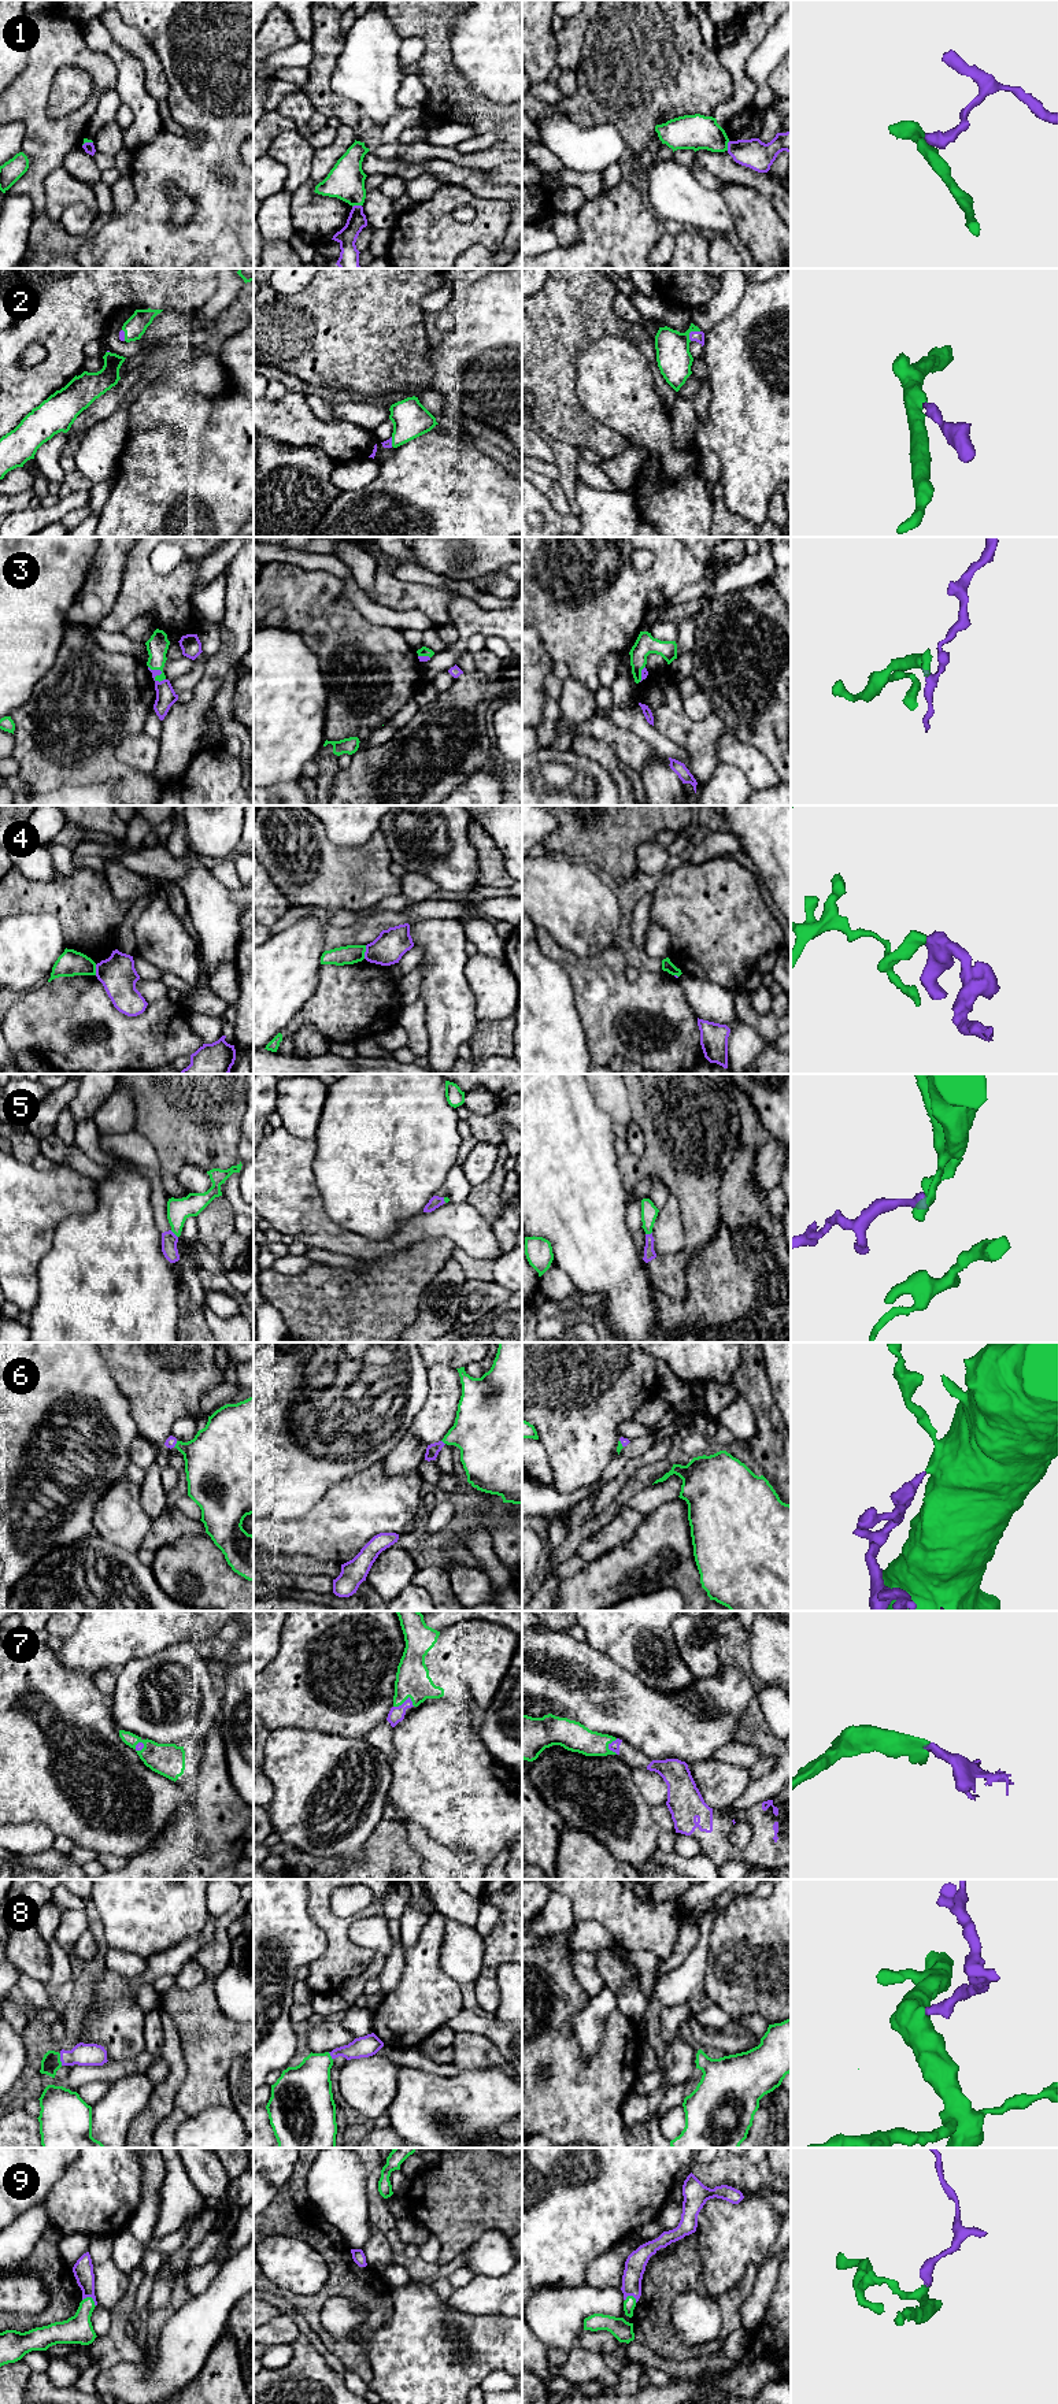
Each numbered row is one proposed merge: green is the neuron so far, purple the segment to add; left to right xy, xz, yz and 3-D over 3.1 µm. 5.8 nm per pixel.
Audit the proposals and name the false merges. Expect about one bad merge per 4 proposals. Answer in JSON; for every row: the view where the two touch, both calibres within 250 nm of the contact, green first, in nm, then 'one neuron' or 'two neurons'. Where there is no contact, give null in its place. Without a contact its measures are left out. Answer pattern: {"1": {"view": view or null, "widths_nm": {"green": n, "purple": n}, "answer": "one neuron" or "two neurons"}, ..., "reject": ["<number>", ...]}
{"1": {"view": "xz", "widths_nm": {"green": 220, "purple": 110}, "answer": "two neurons"}, "2": {"view": "yz", "widths_nm": {"green": 200, "purple": 60}, "answer": "one neuron"}, "3": {"view": "xy", "widths_nm": {"green": 120, "purple": 120}, "answer": "one neuron"}, "4": {"view": "xz", "widths_nm": {"green": 110, "purple": 190}, "answer": "two neurons"}, "5": {"view": "xy", "widths_nm": {"green": 140, "purple": 100}, "answer": "one neuron"}, "6": {"view": "xy", "widths_nm": {"green": 360, "purple": 70}, "answer": "one neuron"}, "7": {"view": "xz", "widths_nm": {"green": 200, "purple": 90}, "answer": "one neuron"}, "8": {"view": "xy", "widths_nm": {"green": 110, "purple": 130}, "answer": "one neuron"}, "9": {"view": "xy", "widths_nm": {"green": 170, "purple": 120}, "answer": "one neuron"}, "reject": ["1", "4"]}

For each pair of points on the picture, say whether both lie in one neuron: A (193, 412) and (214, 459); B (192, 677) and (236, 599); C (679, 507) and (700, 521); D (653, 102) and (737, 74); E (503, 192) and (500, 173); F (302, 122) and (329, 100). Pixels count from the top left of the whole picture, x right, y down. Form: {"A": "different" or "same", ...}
{"A": "different", "B": "different", "C": "same", "D": "different", "E": "different", "F": "different"}

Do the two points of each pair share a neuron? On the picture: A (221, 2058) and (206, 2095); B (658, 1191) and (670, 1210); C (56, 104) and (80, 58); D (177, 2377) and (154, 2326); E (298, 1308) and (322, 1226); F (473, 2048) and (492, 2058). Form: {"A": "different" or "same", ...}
{"A": "same", "B": "different", "C": "different", "D": "different", "E": "different", "F": "same"}

